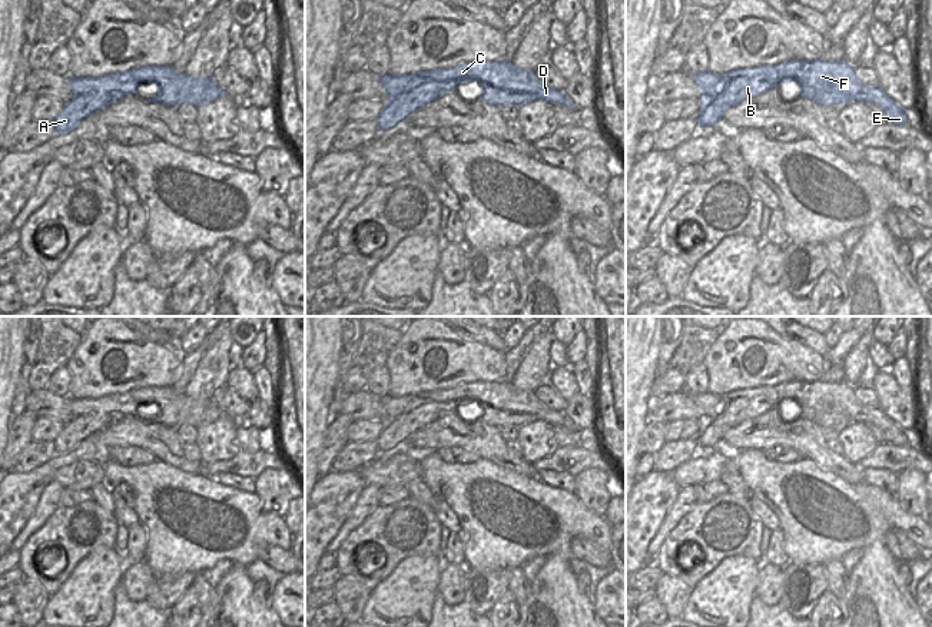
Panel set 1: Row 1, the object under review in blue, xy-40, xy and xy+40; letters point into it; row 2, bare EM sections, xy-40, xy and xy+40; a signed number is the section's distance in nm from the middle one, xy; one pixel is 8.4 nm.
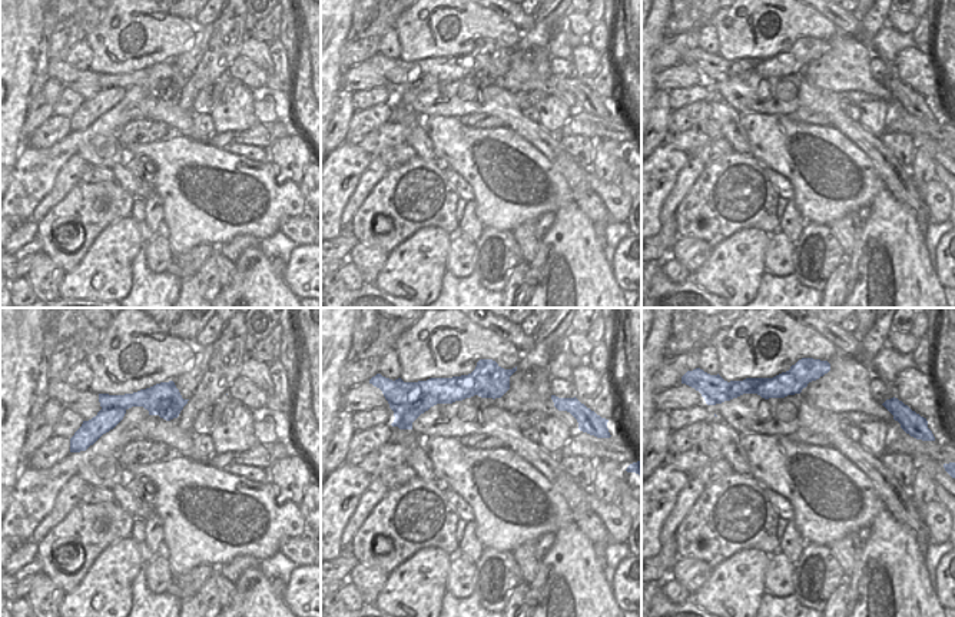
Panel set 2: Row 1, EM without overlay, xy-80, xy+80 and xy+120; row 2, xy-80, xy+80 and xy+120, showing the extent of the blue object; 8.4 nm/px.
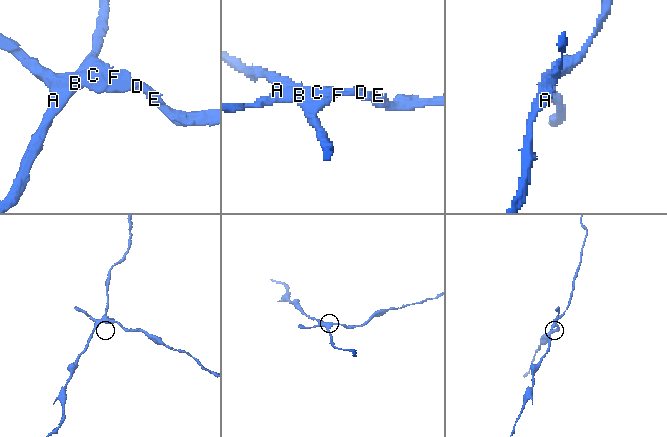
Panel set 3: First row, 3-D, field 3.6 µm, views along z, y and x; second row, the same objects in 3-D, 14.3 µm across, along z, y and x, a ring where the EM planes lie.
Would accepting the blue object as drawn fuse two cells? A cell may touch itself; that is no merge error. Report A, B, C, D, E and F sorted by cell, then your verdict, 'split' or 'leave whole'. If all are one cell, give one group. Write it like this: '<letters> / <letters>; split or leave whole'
A B / C D E F; split

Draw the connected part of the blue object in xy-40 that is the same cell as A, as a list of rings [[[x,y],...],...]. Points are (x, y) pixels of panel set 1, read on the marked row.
[[[125,83],[113,89],[90,87],[86,94],[73,97],[64,103],[63,110],[54,119],[54,135],[67,135],[76,129],[84,119],[99,113],[110,103],[122,99],[136,90],[135,83]]]

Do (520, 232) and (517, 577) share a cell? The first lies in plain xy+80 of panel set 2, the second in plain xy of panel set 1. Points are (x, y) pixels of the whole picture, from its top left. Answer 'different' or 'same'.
same

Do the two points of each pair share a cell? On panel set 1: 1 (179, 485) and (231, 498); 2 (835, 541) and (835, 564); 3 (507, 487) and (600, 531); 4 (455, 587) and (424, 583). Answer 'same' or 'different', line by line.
1: same
2: different
3: same
4: different

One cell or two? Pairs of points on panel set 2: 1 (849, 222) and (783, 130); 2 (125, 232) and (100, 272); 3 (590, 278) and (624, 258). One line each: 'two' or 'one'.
1: two
2: one
3: two

